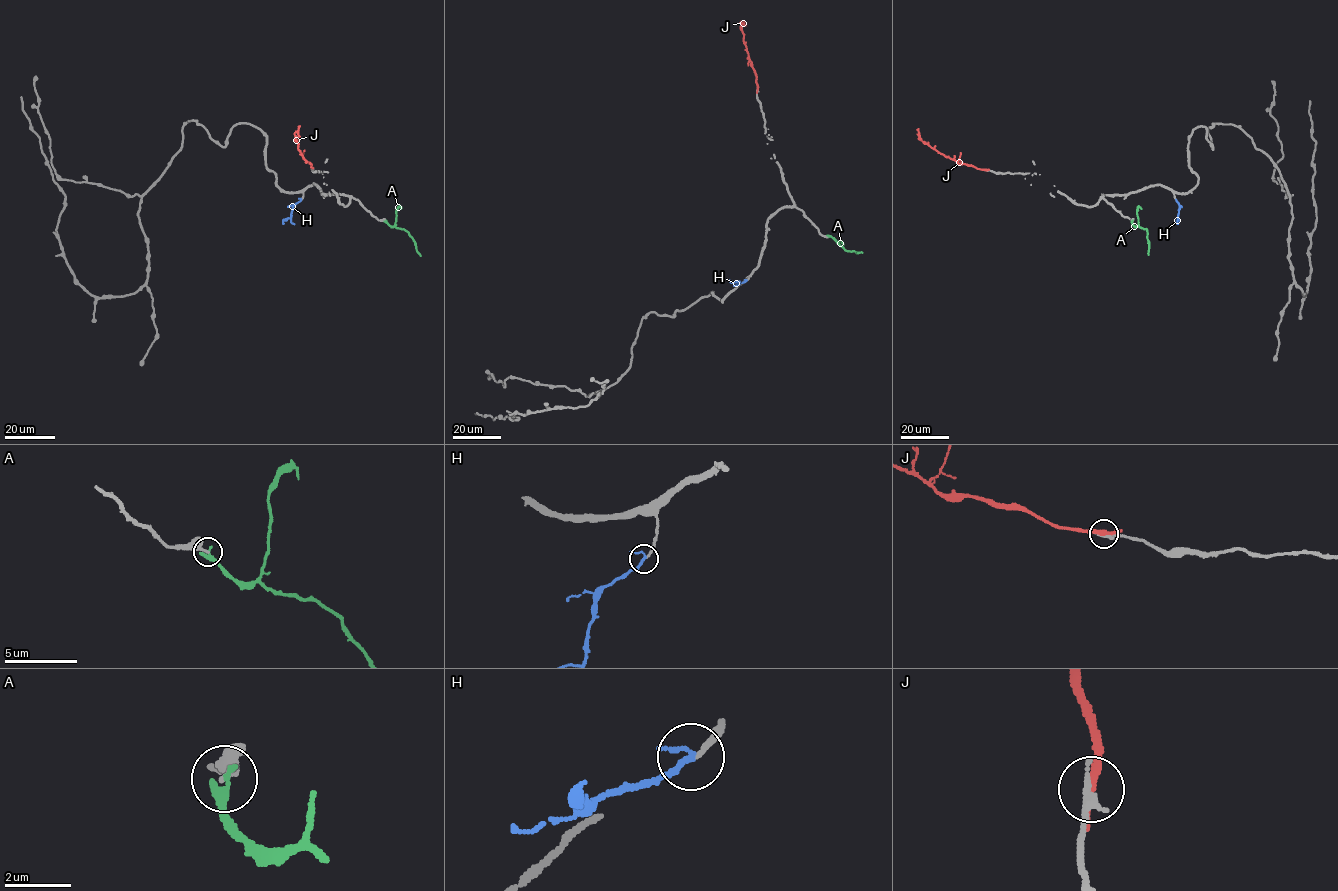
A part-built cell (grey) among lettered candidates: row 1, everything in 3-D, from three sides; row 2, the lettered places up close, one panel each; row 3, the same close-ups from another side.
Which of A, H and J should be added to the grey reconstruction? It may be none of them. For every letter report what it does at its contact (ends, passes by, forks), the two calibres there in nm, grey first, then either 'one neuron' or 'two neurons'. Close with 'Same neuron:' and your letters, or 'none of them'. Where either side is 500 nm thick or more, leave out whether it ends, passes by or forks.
A: it passes by; 260 nm thick on the grey side, 220 nm on the other; two neurons
H: it passes by; 150 nm thick on the grey side, 140 nm on the other; one neuron
J: it passes by; 240 nm thick on the grey side, 240 nm on the other; two neurons
Same neuron: H

